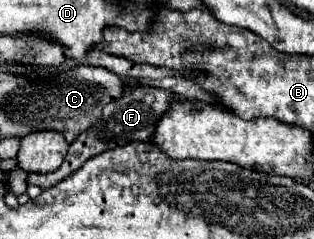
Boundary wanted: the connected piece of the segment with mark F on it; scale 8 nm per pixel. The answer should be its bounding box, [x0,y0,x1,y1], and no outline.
[30,85,174,189]

